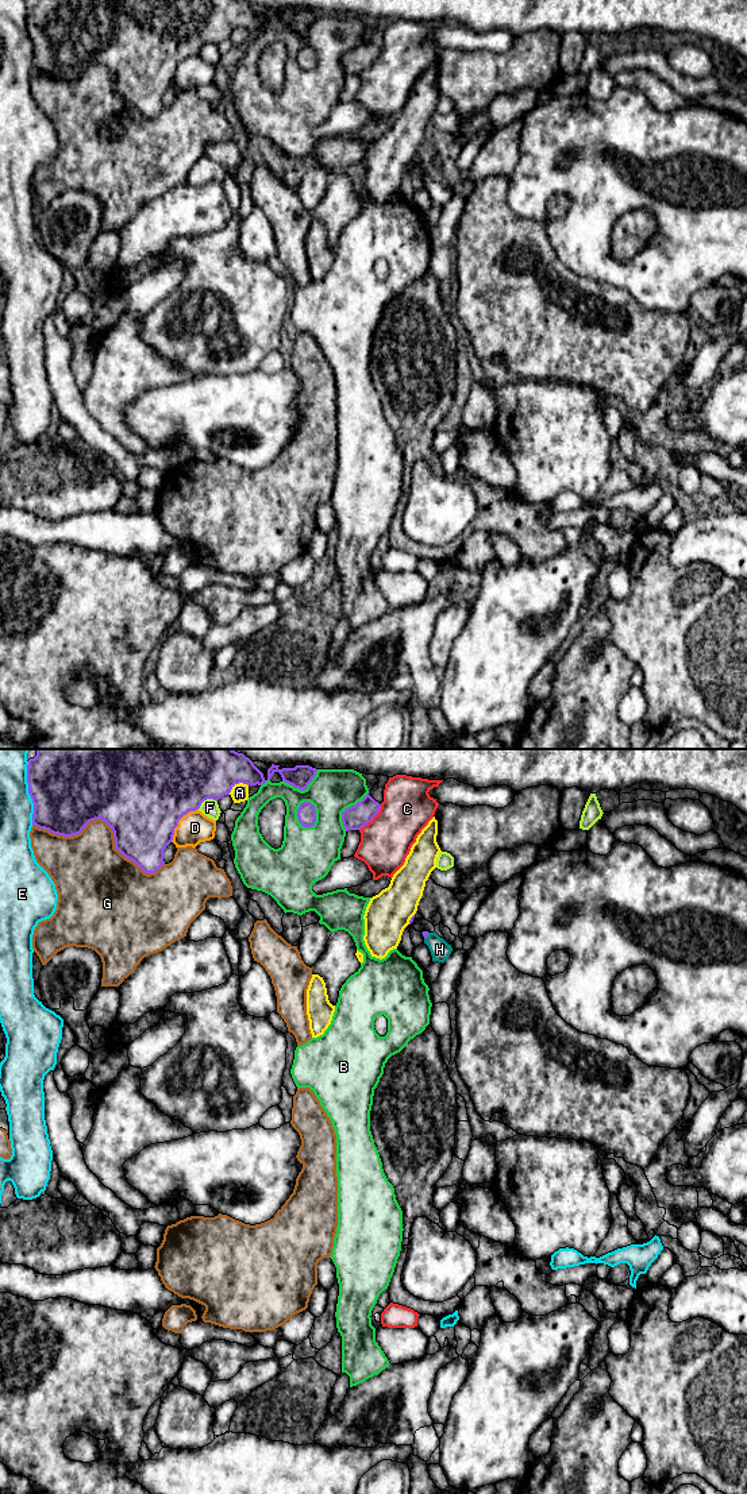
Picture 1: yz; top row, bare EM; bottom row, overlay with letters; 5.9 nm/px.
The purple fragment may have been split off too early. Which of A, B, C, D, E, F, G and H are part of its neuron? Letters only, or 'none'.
H

